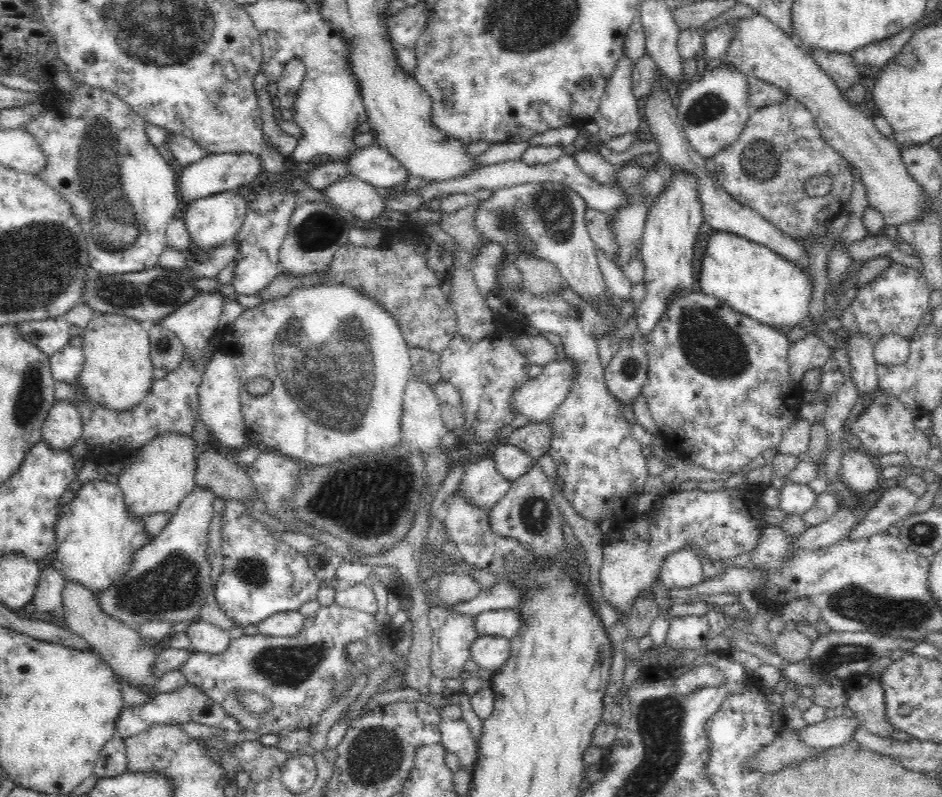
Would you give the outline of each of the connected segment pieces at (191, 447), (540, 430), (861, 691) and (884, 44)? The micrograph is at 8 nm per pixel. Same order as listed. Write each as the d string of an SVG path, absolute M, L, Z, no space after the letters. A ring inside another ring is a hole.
M165 432L149 440L130 464L118 466L118 484L126 511L136 519L156 512L174 512L177 506L194 490L196 474L196 440L192 435Z
M545 422L529 423L522 427L516 427L503 442L513 444L521 448L533 459L540 458L542 454L549 452L551 447L551 428Z
M867 673L856 674L846 679L846 702L854 716L860 720L860 725L874 735L890 737L893 732L893 725L888 721L886 714L886 701L884 700L884 689L878 678Z
M906 28L895 36L868 44L866 47L857 48L850 55L857 66L883 67L888 60L892 60L892 57L896 56L902 50L902 47L910 41L914 31L914 29Z

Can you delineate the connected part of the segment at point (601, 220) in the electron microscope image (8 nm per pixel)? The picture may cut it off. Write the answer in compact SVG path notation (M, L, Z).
M587 207L584 215L586 215L586 218L584 218L586 219L586 229L588 229L593 244L614 260L619 245L614 231L608 225L609 214Z

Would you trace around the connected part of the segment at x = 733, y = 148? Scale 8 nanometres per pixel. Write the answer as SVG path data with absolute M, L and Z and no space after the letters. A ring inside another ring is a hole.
M786 94L783 101L778 101L751 111L738 138L712 156L715 164L715 176L730 196L742 205L750 207L774 225L784 235L806 242L828 227L840 213L845 213L845 206L851 199L854 179L847 175L846 160L834 150L822 136L815 118L800 101ZM814 176L830 176L831 190L824 196L809 196L804 184Z

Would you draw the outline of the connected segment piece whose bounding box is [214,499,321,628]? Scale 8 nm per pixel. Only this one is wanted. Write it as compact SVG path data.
M226 499L222 512L223 528L221 554L223 555L223 571L215 584L214 595L219 607L232 620L234 627L258 624L276 612L298 611L305 602L316 599L321 581L307 563L307 557L282 541L279 536L270 531L265 524L250 517L247 504L239 500Z

